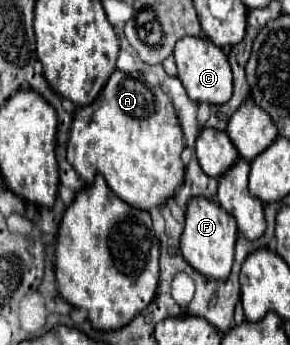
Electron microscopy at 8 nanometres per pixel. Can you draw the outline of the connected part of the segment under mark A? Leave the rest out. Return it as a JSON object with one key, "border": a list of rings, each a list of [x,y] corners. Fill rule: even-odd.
{"border":[[[115,70],[89,106],[79,106],[73,116],[67,142],[67,160],[88,185],[101,172],[129,206],[151,210],[163,206],[183,184],[185,164],[181,162],[183,132],[171,98],[159,84],[149,84],[141,74]]]}

